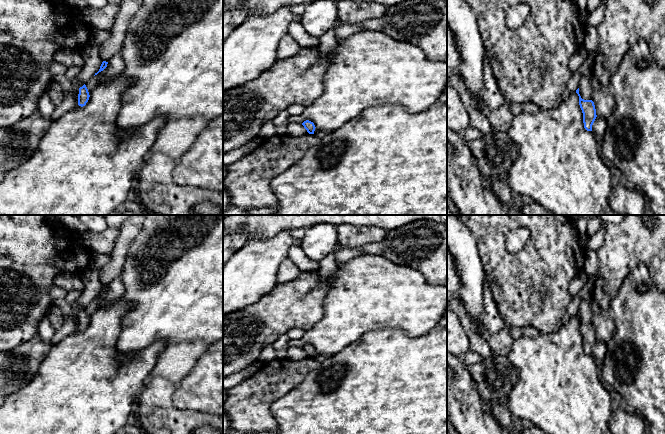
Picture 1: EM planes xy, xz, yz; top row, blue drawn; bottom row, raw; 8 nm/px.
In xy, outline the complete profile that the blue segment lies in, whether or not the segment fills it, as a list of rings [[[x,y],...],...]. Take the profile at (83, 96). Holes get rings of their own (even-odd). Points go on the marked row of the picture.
[[[84,84],[82,87],[79,88],[78,105],[81,107],[85,106],[89,100],[89,97],[90,95],[89,95],[88,89]]]

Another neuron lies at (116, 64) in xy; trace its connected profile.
[[[121,50],[115,53],[108,61],[107,67],[93,76],[85,85],[88,92],[91,93],[93,89],[103,83],[106,79],[115,76],[116,74],[123,71],[125,66],[124,59],[121,54]]]

